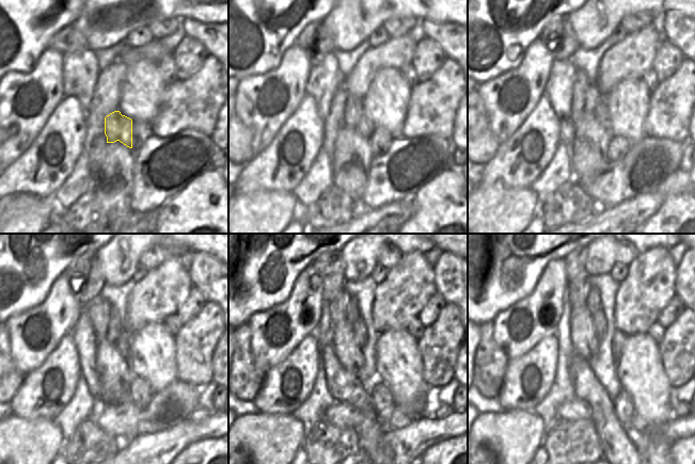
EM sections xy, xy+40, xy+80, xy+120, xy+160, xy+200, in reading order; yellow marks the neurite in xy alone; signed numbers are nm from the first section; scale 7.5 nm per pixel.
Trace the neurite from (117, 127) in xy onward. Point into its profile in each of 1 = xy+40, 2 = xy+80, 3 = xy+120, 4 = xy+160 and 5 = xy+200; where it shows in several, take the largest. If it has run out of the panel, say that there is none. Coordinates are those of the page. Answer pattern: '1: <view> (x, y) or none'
1: xy+40 (354, 116)
2: xy+80 (596, 105)
3: xy+120 (116, 335)
4: xy+160 (353, 317)
5: xy+200 (594, 305)

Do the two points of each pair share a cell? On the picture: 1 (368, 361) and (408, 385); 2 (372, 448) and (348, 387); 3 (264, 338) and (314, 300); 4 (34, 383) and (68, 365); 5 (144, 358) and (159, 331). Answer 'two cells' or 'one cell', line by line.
1: two cells
2: one cell
3: one cell
4: one cell
5: one cell

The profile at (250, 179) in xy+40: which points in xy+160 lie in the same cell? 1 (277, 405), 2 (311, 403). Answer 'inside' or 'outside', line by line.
1: inside
2: outside

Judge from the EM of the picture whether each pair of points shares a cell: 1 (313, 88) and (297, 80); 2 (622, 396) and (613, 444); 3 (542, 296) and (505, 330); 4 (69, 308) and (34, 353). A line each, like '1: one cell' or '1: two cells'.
1: two cells
2: two cells
3: one cell
4: one cell

